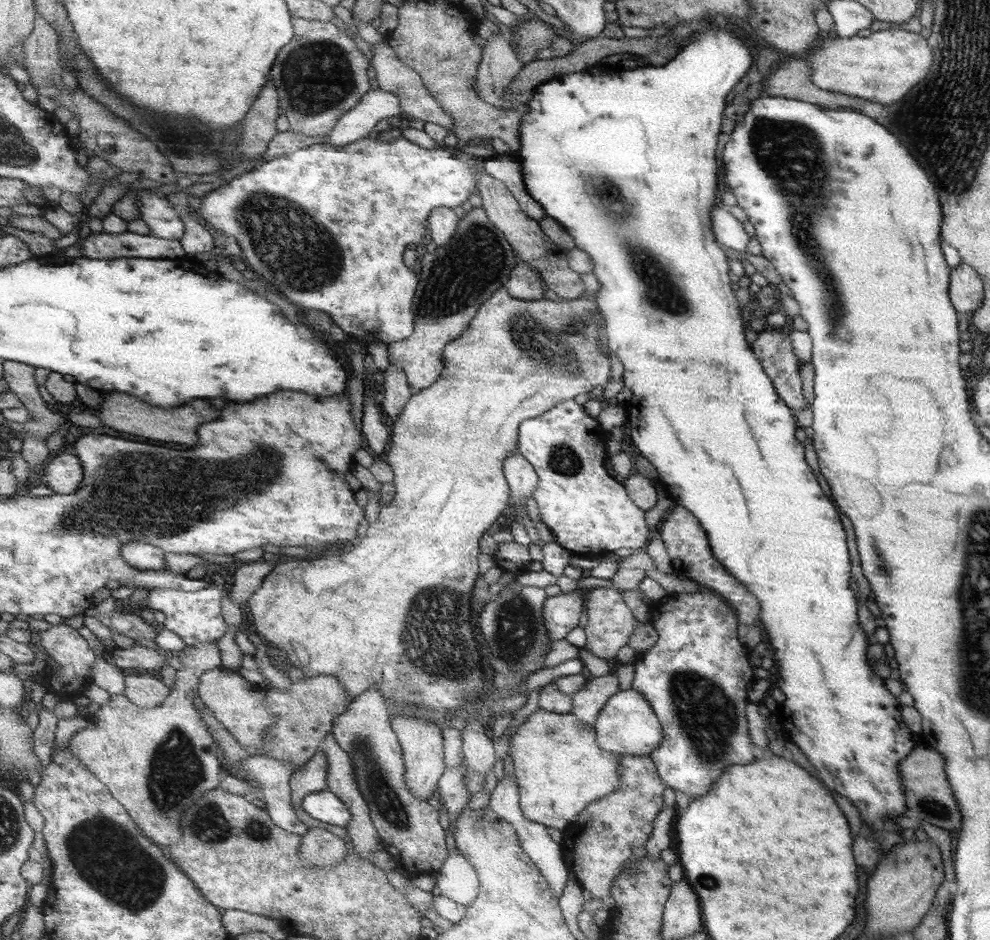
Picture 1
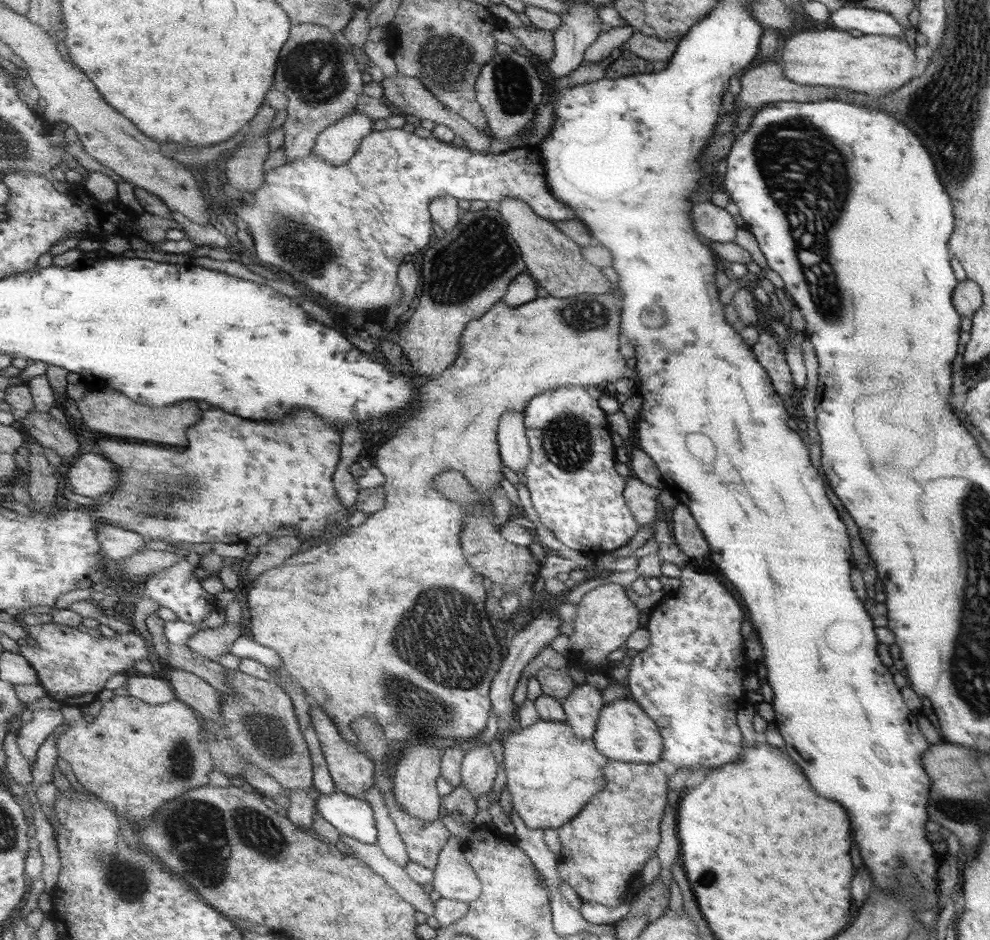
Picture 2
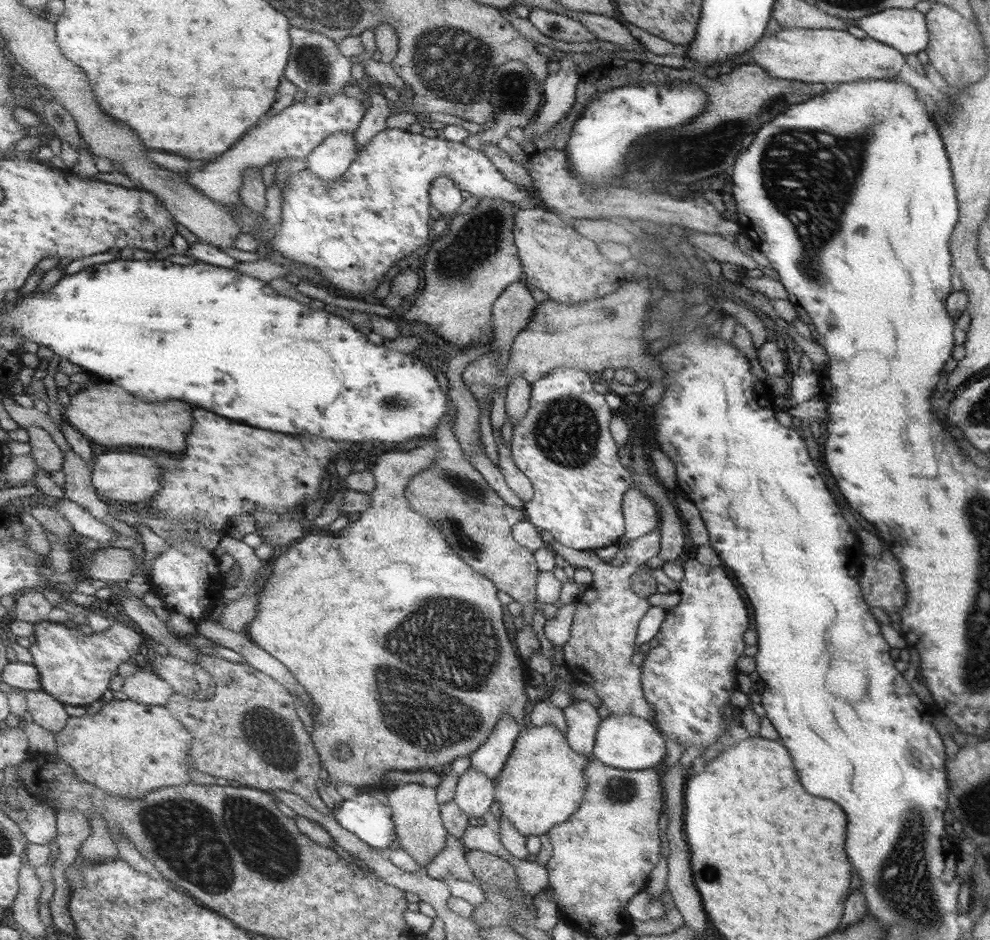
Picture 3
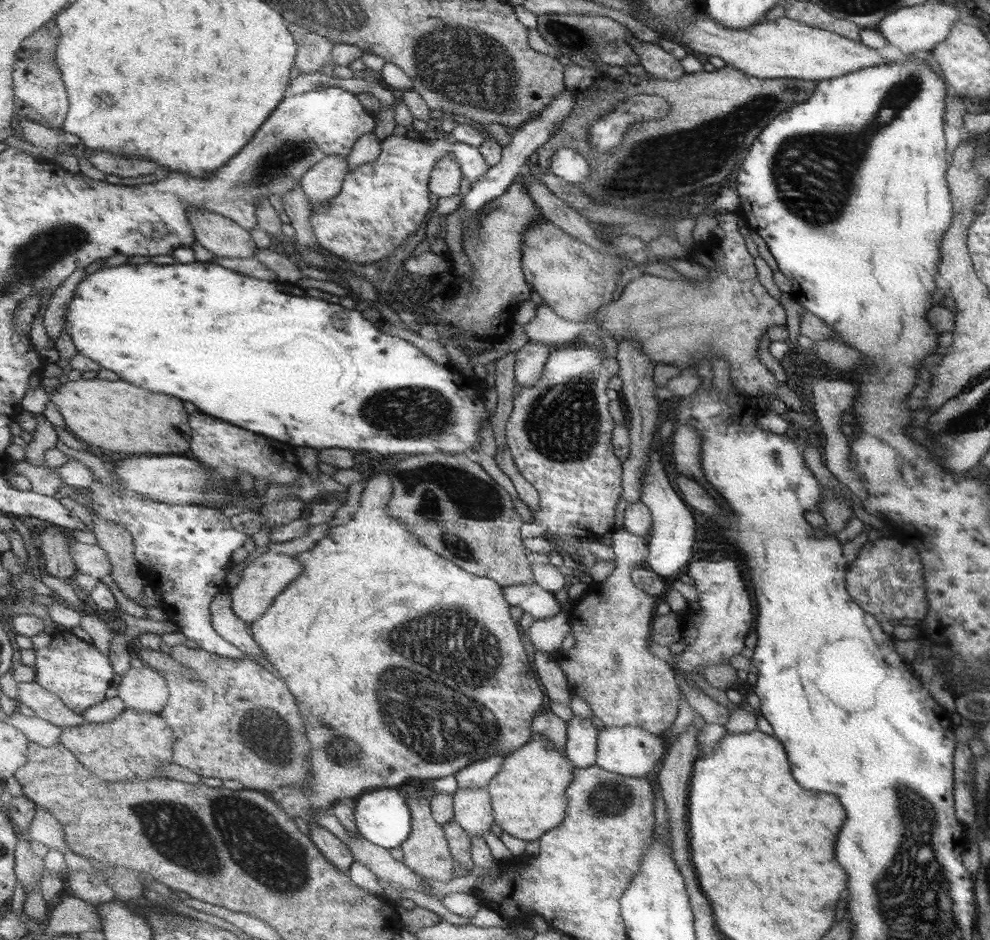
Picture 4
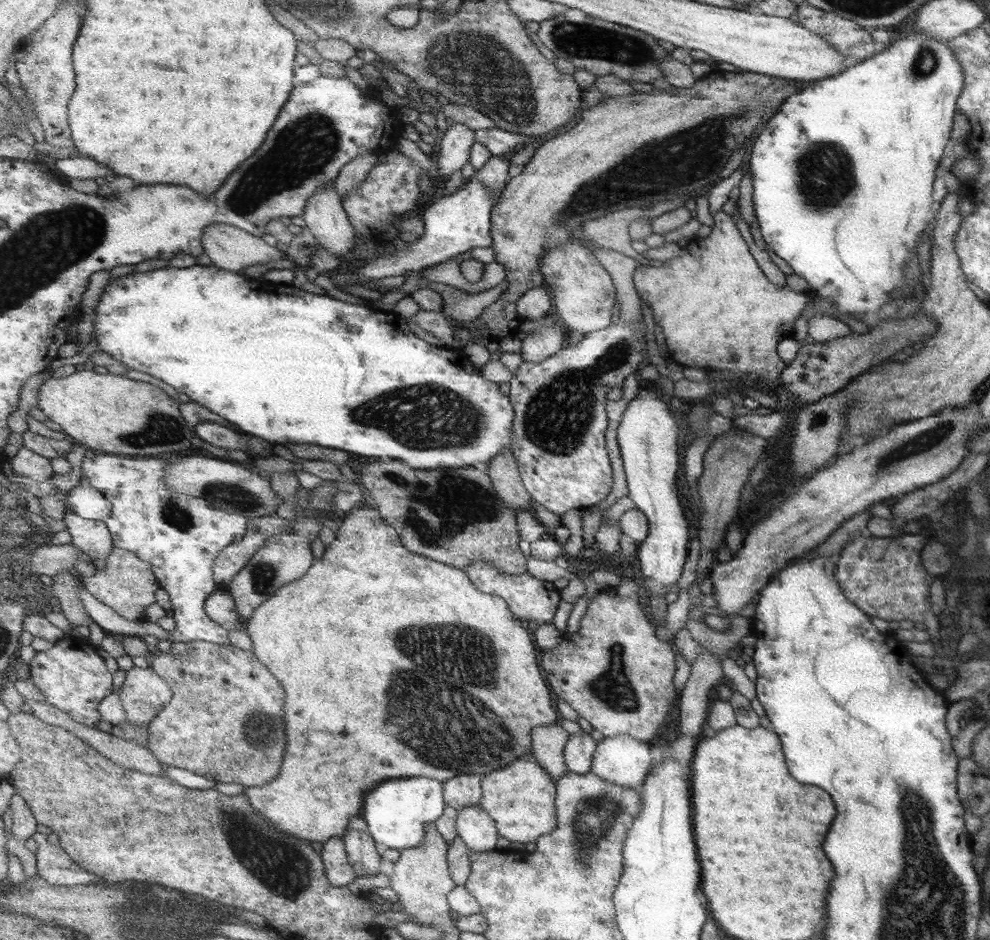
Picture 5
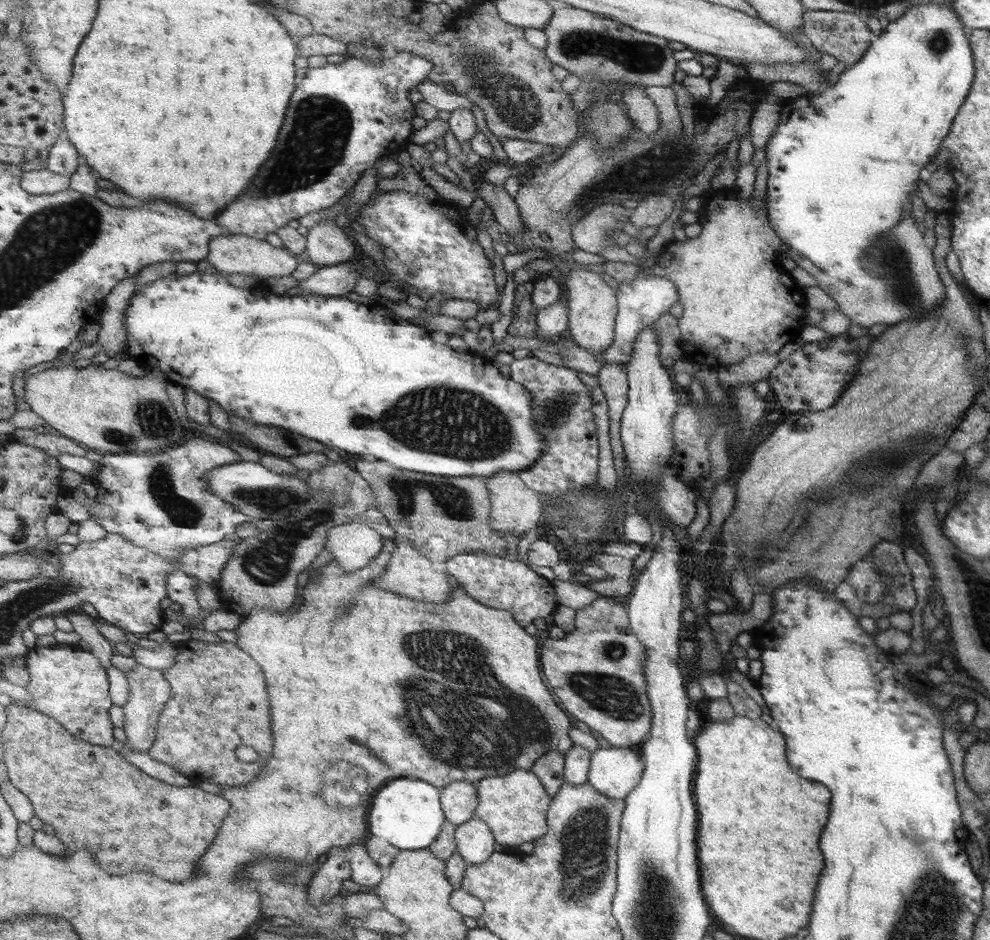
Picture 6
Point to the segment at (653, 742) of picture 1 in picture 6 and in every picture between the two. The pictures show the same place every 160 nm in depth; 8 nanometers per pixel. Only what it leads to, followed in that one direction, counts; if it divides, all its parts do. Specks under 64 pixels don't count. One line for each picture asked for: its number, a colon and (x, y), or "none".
2: (624, 732)
3: (628, 742)
4: (631, 751)
5: (623, 760)
6: (614, 772)

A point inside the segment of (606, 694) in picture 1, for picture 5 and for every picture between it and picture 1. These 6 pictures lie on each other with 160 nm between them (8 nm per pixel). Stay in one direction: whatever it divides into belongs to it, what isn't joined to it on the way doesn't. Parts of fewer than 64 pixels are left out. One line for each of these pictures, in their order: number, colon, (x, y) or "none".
2: (581, 706)
3: (581, 717)
4: (580, 747)
5: (578, 750)

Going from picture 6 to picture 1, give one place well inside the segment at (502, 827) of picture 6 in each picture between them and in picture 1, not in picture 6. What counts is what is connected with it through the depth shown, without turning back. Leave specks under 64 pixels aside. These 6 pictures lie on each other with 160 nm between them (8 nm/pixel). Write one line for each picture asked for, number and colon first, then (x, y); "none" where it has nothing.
1: (560, 768)
2: (552, 774)
3: (543, 782)
4: (528, 794)
5: (521, 798)

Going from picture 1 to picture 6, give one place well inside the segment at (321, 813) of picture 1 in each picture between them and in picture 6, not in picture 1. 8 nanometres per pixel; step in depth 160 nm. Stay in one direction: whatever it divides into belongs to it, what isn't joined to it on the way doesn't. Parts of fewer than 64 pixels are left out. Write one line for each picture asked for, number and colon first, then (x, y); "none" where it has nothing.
2: (353, 817)
3: (367, 817)
4: (383, 816)
5: (397, 814)
6: (408, 813)

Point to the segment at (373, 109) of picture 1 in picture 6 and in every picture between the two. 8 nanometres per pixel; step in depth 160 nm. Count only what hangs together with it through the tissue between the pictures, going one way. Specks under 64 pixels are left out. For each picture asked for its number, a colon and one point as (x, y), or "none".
2: (338, 143)
3: (332, 159)
4: (325, 180)
5: (325, 214)
6: (328, 244)

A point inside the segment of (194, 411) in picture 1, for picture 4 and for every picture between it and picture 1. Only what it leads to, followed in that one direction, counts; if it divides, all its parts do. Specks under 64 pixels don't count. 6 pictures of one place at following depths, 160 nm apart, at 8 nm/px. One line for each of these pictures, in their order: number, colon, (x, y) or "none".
2: (110, 412)
3: (108, 415)
4: (118, 416)

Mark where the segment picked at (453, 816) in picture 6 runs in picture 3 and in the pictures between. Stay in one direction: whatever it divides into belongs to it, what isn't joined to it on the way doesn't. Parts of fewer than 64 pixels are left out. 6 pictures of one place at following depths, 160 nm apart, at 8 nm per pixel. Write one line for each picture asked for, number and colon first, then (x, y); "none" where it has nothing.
3: (491, 758)
4: (477, 775)
5: (465, 790)

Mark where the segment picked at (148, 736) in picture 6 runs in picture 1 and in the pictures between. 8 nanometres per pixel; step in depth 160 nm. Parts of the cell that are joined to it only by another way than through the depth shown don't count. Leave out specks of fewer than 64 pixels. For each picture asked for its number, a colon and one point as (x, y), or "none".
1: (145, 691)
2: (153, 691)
3: (145, 686)
4: (145, 689)
5: (145, 694)

